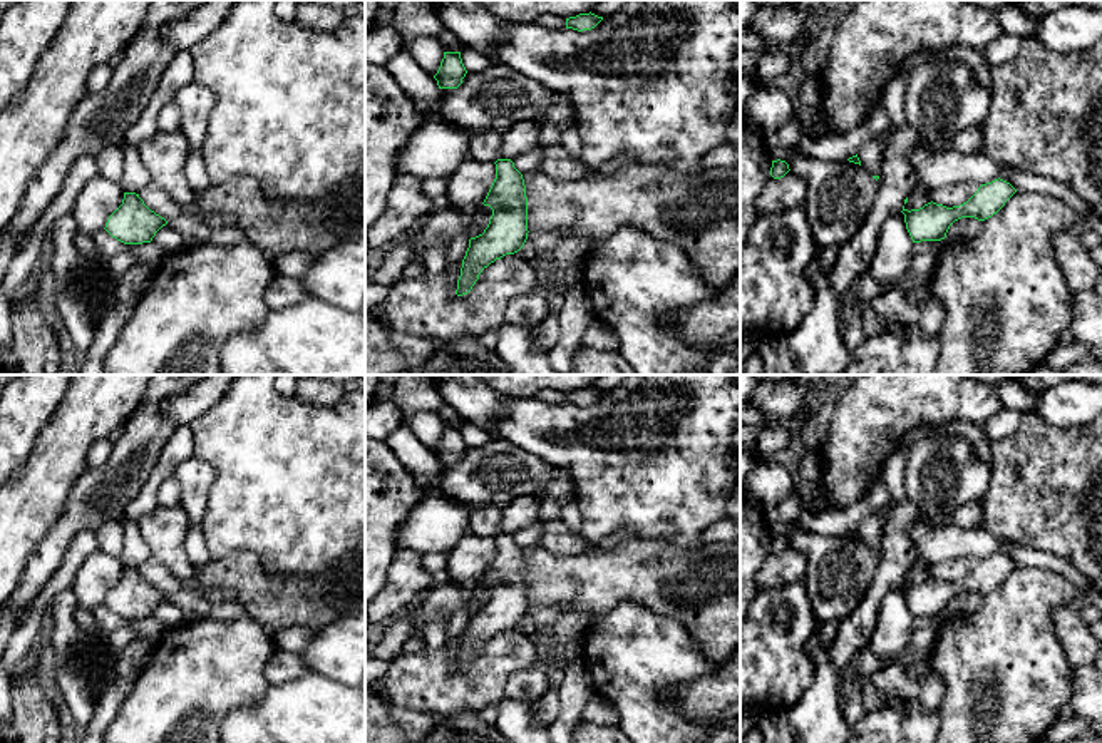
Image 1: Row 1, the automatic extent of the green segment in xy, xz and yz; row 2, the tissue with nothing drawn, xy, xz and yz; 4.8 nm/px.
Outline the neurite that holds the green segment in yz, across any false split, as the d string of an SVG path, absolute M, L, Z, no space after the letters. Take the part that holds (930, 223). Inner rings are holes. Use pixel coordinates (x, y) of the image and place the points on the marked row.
M998 177L981 184L978 191L960 206L946 208L931 201L911 211L903 206L901 213L904 214L906 229L913 243L941 241L955 221L961 218L985 221L996 214L1015 192L1017 189L1010 182Z

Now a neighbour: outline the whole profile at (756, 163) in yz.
M740 119L740 251L759 219L755 204L770 176L772 156L765 137Z

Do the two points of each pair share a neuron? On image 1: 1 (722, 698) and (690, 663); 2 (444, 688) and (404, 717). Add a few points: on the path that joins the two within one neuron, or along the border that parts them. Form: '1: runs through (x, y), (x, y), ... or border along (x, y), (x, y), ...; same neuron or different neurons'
1: border along (715, 665), (710, 673), (665, 691); different neurons
2: border along (392, 707), (431, 712), (441, 717); different neurons

